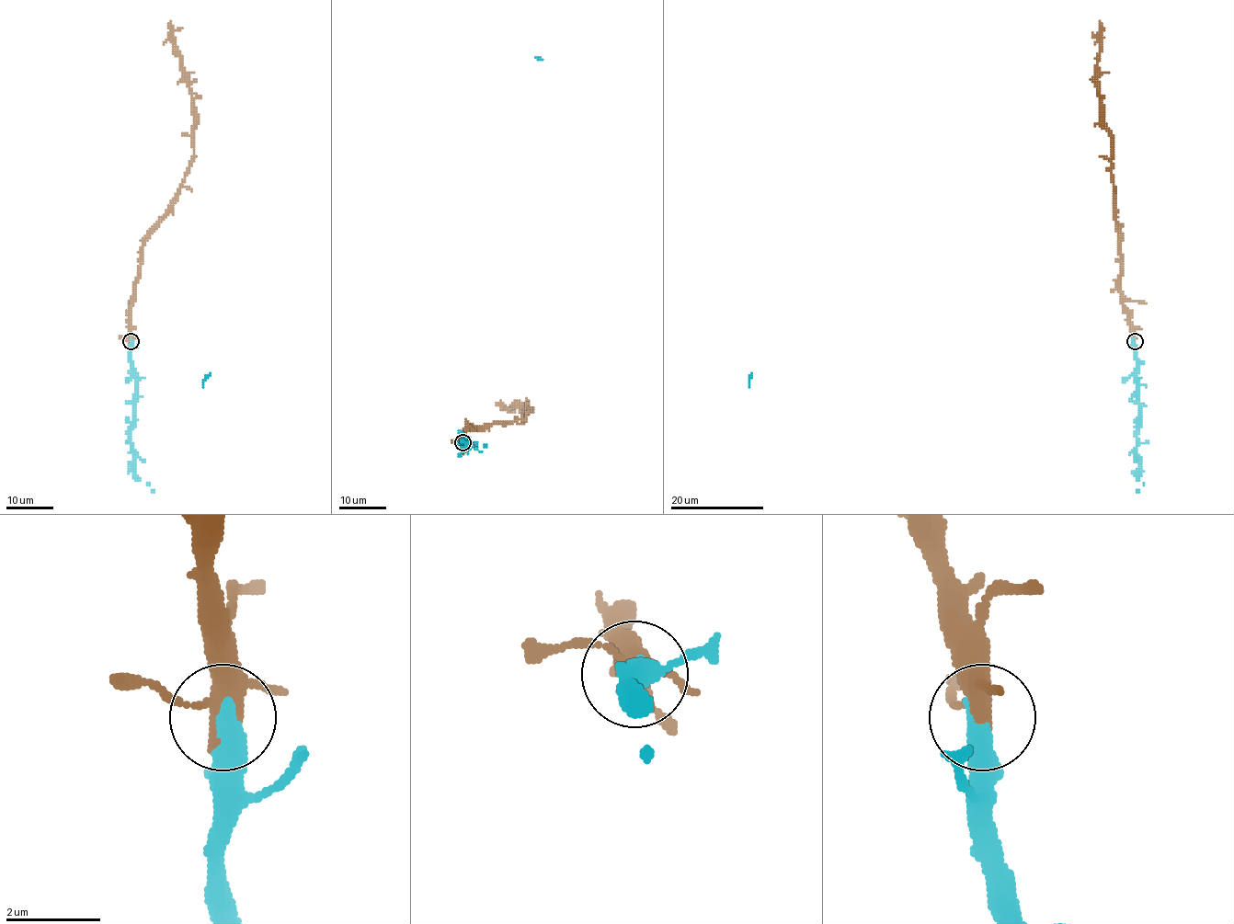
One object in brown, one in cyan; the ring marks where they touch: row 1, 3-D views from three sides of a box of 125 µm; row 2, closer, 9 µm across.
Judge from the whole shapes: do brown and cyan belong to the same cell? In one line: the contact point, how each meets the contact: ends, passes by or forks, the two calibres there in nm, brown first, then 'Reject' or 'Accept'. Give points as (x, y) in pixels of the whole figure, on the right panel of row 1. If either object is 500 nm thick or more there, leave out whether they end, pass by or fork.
Place: (1135, 341). At the ring brown forks. At the ring cyan ends. Thickness 340 nm (brown) against 480 nm. Accept

